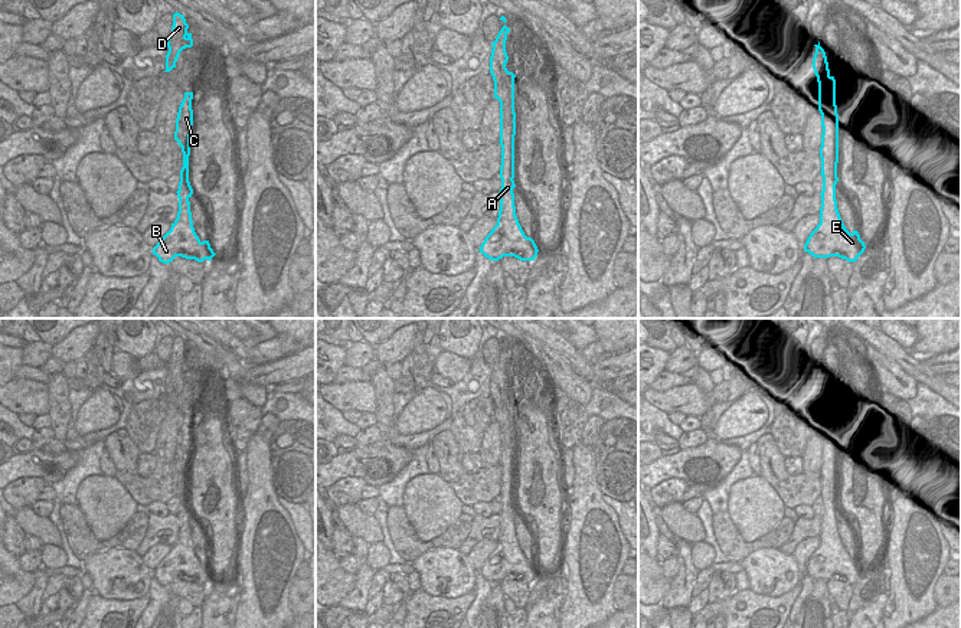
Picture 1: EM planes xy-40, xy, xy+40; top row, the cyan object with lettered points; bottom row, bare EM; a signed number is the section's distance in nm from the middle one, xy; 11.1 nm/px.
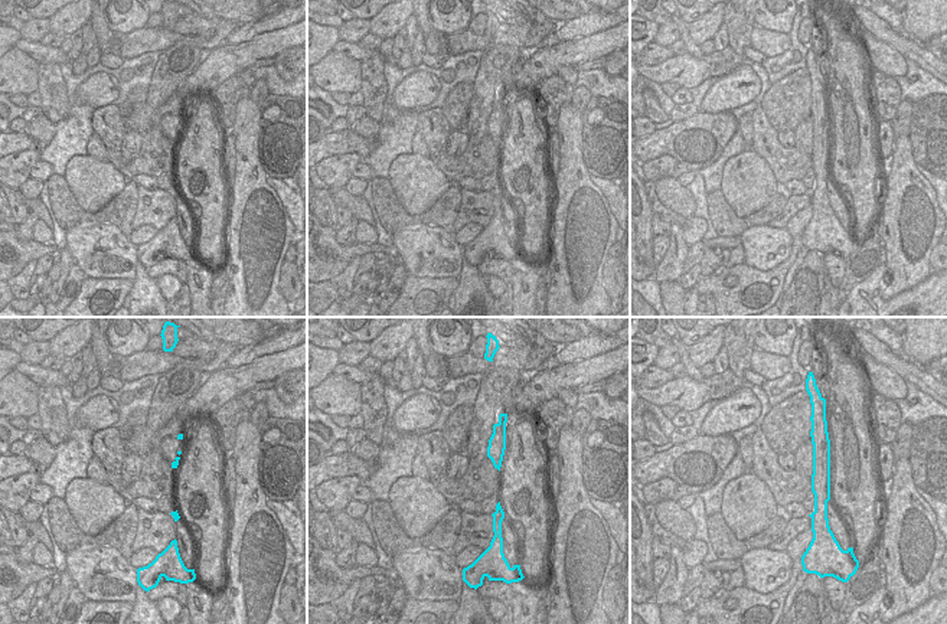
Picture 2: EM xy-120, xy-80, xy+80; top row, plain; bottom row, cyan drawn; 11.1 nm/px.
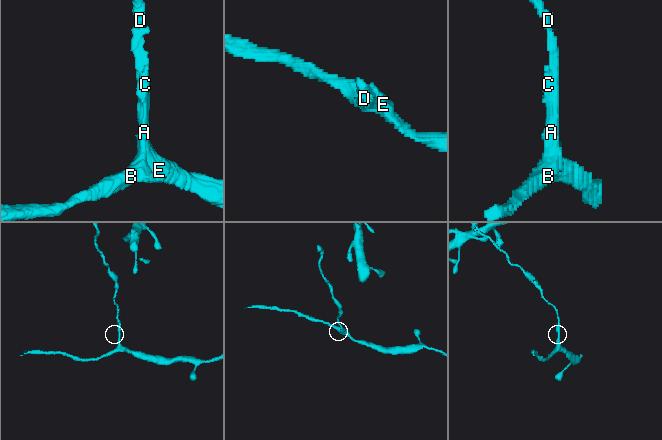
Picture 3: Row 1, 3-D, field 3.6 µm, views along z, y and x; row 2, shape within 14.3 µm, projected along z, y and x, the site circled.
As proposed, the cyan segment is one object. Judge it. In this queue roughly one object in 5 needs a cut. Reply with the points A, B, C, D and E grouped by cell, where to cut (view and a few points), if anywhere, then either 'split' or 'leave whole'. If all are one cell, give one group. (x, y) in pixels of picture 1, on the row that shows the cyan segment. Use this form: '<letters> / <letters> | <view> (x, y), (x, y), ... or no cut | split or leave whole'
A B C D E | no cut | leave whole

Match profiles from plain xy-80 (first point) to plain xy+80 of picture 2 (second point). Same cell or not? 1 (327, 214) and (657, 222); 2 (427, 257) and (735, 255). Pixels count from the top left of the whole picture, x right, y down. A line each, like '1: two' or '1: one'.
1: one
2: two

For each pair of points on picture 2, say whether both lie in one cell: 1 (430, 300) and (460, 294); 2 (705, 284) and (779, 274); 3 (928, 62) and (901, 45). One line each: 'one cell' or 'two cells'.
1: two cells
2: one cell
3: one cell

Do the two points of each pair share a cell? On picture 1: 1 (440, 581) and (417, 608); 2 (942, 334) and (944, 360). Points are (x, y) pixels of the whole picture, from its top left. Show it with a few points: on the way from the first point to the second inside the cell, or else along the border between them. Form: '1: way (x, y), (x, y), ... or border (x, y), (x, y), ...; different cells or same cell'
1: border (421, 588), (431, 595), (450, 598), (463, 594); different cells
2: border (945, 352), (924, 360); different cells

